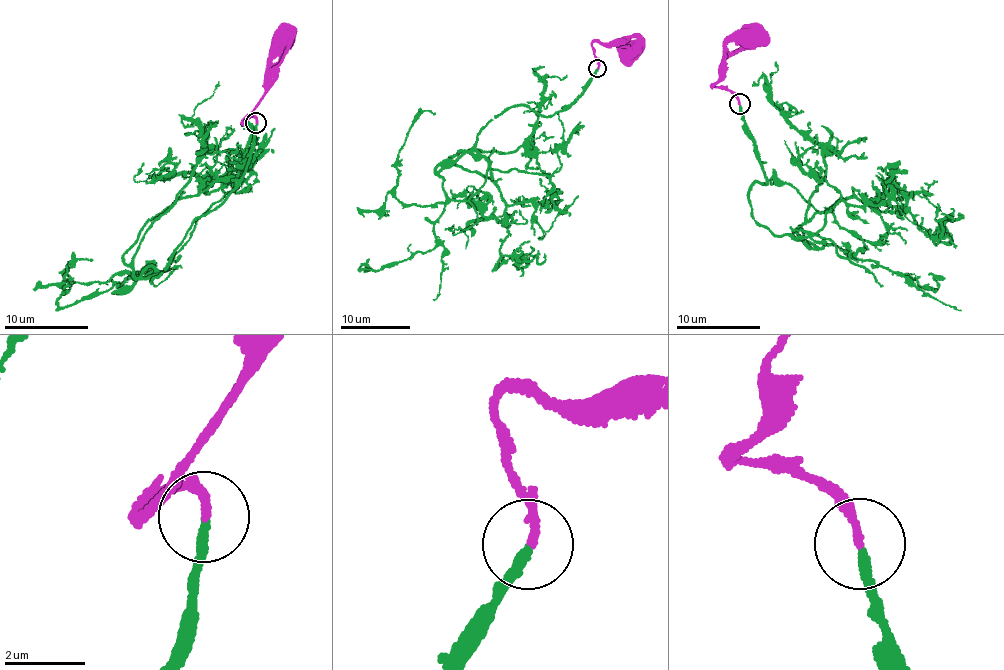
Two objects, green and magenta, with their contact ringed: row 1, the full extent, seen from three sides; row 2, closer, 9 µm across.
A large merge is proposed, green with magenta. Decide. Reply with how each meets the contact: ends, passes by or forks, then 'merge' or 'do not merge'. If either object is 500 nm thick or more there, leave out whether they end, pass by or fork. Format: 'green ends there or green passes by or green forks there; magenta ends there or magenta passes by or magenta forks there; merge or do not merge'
green ends there; magenta ends there; merge

